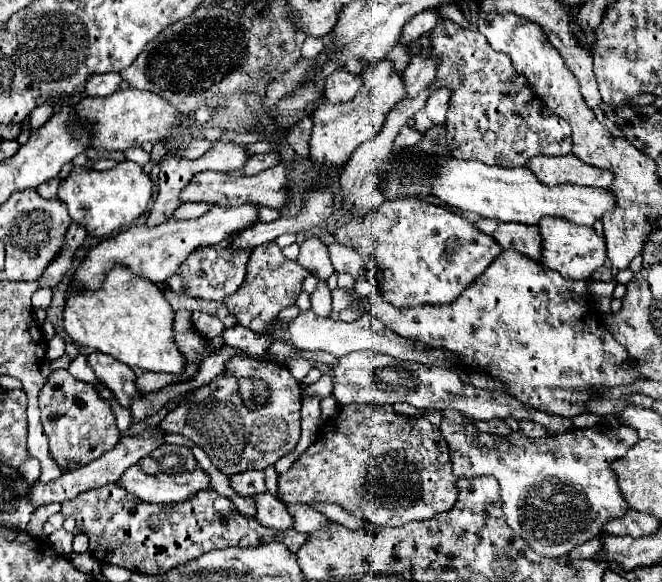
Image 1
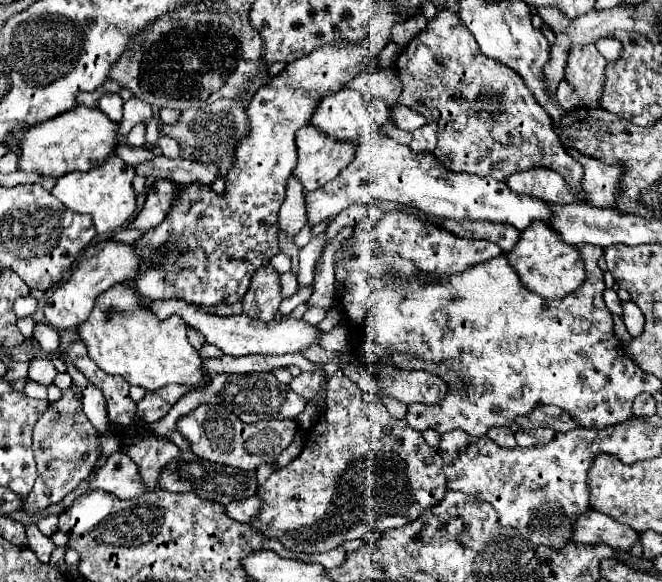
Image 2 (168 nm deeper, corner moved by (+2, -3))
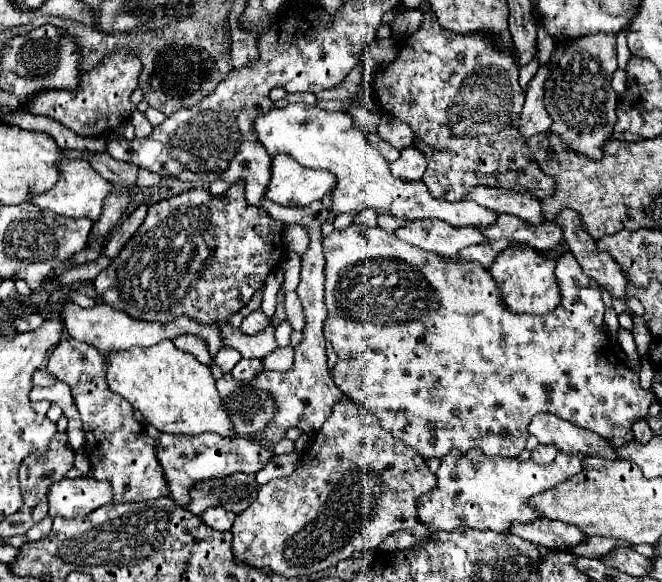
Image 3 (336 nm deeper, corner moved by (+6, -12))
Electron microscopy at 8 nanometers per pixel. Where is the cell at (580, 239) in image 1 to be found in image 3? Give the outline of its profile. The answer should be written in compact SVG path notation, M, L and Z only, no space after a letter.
M513 242L509 248L505 248L497 256L497 260L489 268L489 272L495 278L495 282L499 284L505 304L513 312L545 314L561 304L561 290L555 280L555 266L557 266L557 262L553 258L547 258L543 252L535 250L533 246Z

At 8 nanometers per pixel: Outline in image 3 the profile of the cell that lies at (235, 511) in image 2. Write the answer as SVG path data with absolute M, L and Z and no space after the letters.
M209 508L209 510L205 510L205 514L201 516L201 520L203 520L205 524L209 524L211 528L215 528L215 530L231 530L235 518L237 518L237 514L227 512L225 508Z

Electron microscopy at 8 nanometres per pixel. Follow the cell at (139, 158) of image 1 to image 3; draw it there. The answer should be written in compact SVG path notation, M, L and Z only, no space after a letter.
M141 204L129 218L125 218L123 224L111 234L111 238L109 238L109 242L107 242L105 250L103 250L105 256L115 258L121 252L121 248L125 246L125 242L139 230L139 226L143 224L145 216L147 216L147 204Z

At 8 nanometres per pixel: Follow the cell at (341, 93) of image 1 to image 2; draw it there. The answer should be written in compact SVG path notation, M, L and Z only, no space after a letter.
M343 89L325 95L319 101L309 123L333 139L357 145L355 163L343 169L333 181L305 195L307 219L311 227L323 221L325 217L337 215L355 203L369 205L373 201L391 201L397 205L407 205L411 209L417 209L425 215L435 215L439 219L485 219L493 223L509 223L519 231L529 227L529 223L533 223L535 219L543 221L551 217L547 203L535 197L515 195L503 181L447 171L431 153L415 153L407 145L389 139L367 113L365 101L359 91Z

